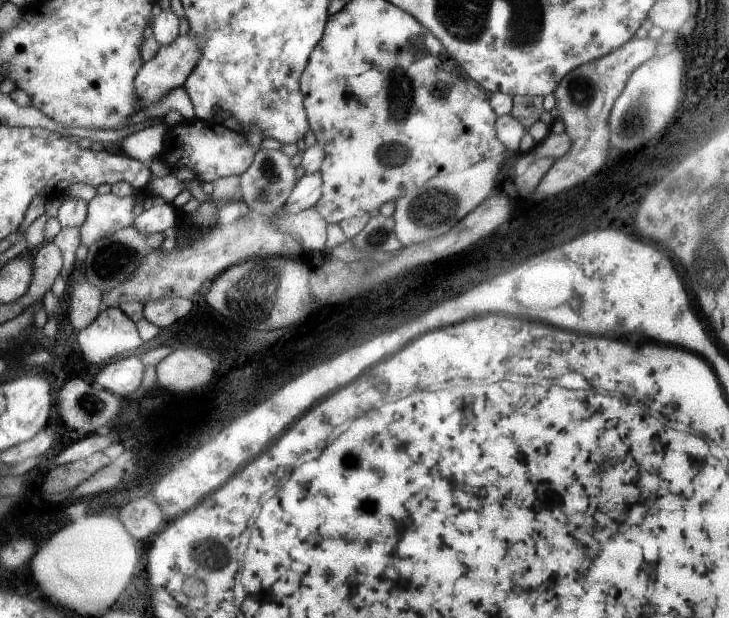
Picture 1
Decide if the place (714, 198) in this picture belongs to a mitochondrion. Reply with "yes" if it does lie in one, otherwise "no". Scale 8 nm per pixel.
yes

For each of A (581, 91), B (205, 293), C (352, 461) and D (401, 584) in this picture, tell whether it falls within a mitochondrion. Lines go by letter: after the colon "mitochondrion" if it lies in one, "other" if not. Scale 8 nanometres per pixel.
A: mitochondrion
B: other
C: mitochondrion
D: other

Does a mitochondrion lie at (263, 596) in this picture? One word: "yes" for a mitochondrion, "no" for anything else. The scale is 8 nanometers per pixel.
no

